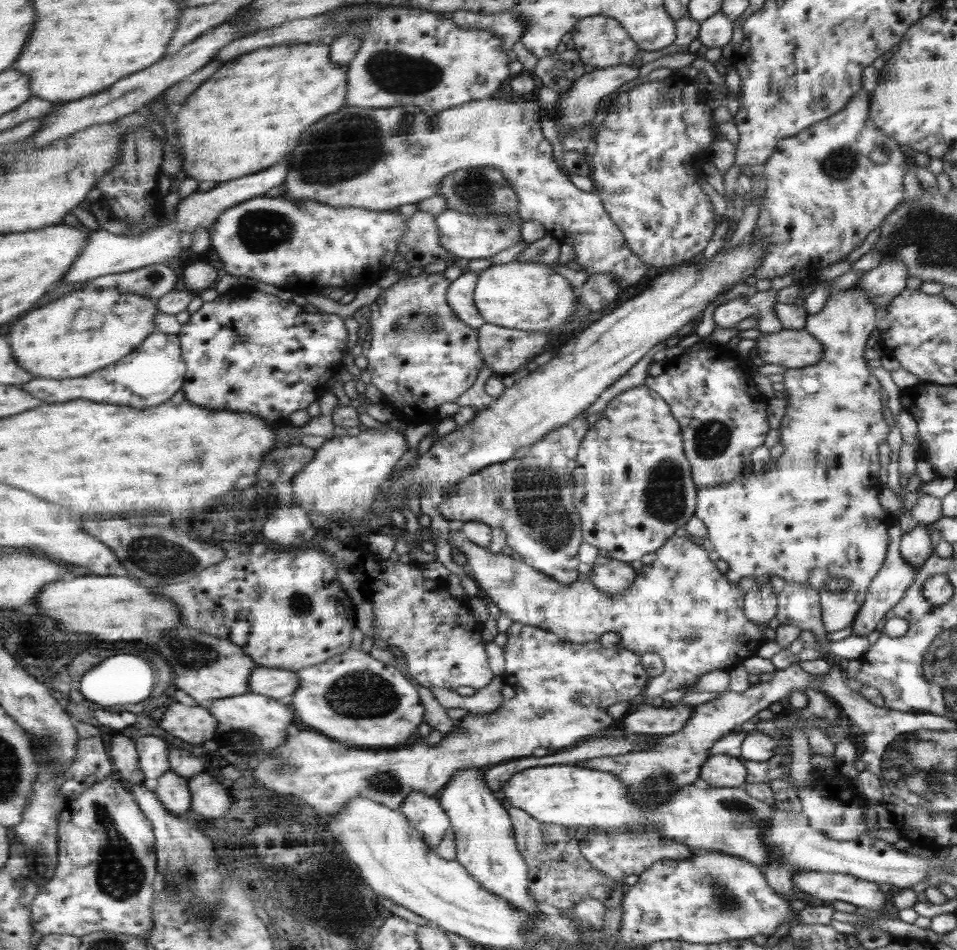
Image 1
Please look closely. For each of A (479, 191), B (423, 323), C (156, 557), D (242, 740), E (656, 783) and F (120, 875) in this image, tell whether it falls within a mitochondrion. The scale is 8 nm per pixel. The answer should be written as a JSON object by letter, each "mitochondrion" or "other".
{"A":"mitochondrion","B":"mitochondrion","C":"mitochondrion","D":"mitochondrion","E":"mitochondrion","F":"mitochondrion"}

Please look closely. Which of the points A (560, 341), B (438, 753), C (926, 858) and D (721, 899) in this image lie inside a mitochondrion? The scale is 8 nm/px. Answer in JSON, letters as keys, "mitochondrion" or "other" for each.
{"A":"other","B":"other","C":"other","D":"mitochondrion"}

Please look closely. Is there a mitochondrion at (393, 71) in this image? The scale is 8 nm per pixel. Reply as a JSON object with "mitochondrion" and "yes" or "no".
{"mitochondrion":"yes"}

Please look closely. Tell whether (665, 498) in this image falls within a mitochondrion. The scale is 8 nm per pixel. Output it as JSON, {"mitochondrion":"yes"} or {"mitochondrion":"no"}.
{"mitochondrion":"yes"}

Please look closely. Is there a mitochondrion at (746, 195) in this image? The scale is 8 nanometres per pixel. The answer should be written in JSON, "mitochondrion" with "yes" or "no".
{"mitochondrion":"no"}

